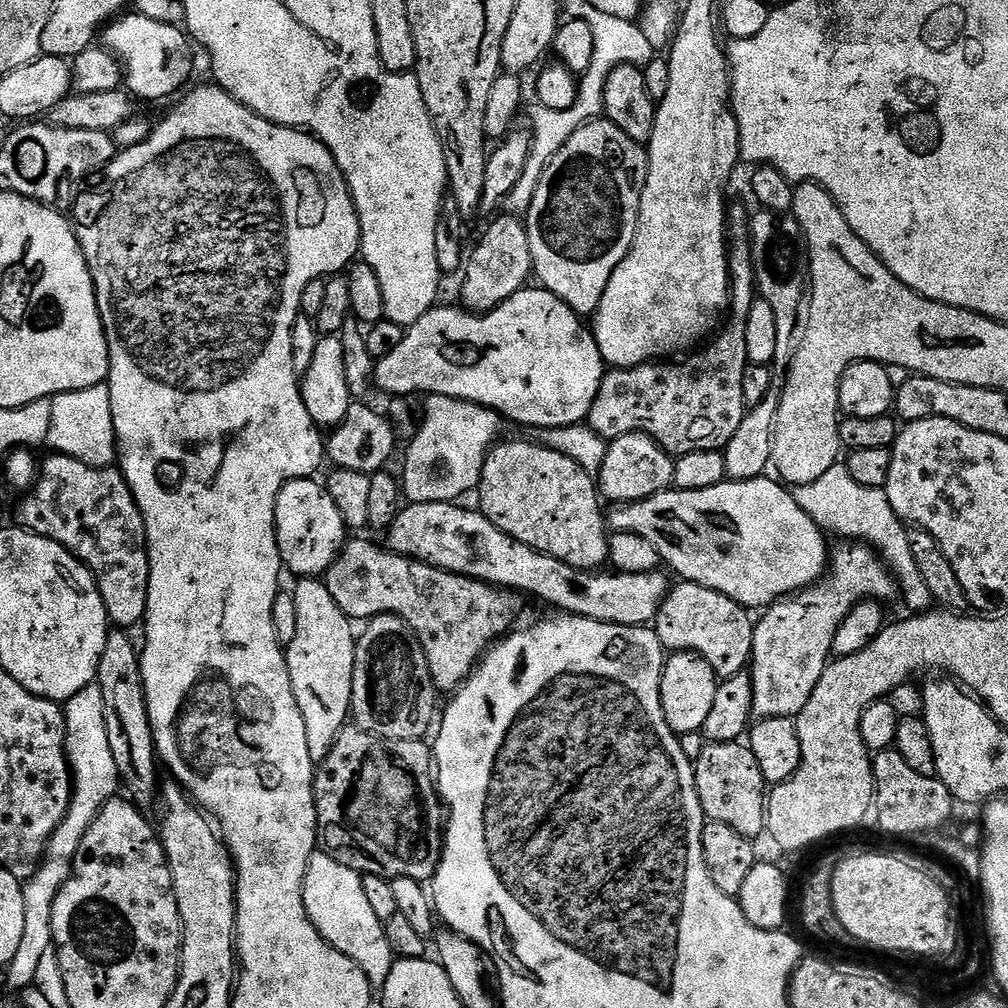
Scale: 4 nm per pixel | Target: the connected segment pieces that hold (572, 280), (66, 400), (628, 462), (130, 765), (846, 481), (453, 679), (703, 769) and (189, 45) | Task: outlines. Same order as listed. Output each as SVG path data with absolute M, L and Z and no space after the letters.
M607 118L589 120L588 123L581 126L578 130L574 130L574 134L570 134L570 138L565 144L552 155L550 162L544 165L540 181L534 190L534 198L530 202L526 213L526 227L528 237L530 238L530 254L532 255L534 276L535 279L540 279L537 281L545 290L553 292L559 300L566 306L570 306L570 310L577 312L581 318L591 317L595 313L597 306L600 305L602 294L614 274L614 270L627 258L628 252L632 248L632 243L636 237L636 223L640 217L640 195L644 189L647 177L647 151L641 145L635 144L630 138L626 138L626 134L622 134L622 130L618 130L618 126L614 126Z
M107 383L90 386L86 390L60 392L51 397L50 430L46 444L53 453L70 458L78 458L78 462L86 462L86 466L107 468L117 463L116 435L114 434L114 418L110 410L110 390Z
M631 432L609 443L606 460L602 462L598 473L598 491L605 501L613 500L613 505L633 504L636 500L650 498L656 492L663 492L673 487L674 460L656 441L651 440L645 432Z
M112 630L109 631L108 637L106 638L106 646L102 646L102 658L98 662L98 670L96 671L95 683L99 684L102 690L102 698L105 699L105 719L106 719L106 734L109 735L110 752L114 757L114 762L117 763L117 769L120 776L121 785L124 790L128 790L127 795L131 798L132 802L137 807L147 808L154 800L154 794L158 792L158 784L156 788L156 768L158 769L158 758L155 754L155 744L153 742L152 728L149 725L149 714L148 708L145 705L144 696L144 683L142 682L142 674L140 673L140 654L137 645L132 645L132 640L127 631L124 630Z
M838 462L822 474L822 478L809 484L798 484L791 489L793 498L814 518L814 522L825 533L832 532L836 538L843 538L848 542L859 542L876 549L881 560L888 566L897 585L899 595L904 595L908 603L908 612L919 614L929 611L934 601L926 582L922 582L922 574L918 571L918 564L914 562L914 554L910 551L909 529L905 521L894 514L894 506L890 506L890 498L884 493L883 488L862 486L850 478L850 470L843 463Z
M349 539L345 543L336 555L336 561L328 568L326 583L334 602L338 602L340 609L353 621L367 622L381 614L403 620L422 646L432 680L441 693L451 693L471 676L484 653L515 625L512 623L520 612L521 597L511 591L497 588L495 584L485 584L482 580L473 580L470 576L446 572L423 560L411 560L409 556L398 556L382 548L380 552L379 546L368 540Z
M735 740L717 744L705 743L694 767L698 802L708 820L726 822L726 826L749 838L765 835L766 781L762 770L758 770L758 758L754 758L747 743Z
M139 14L128 15L113 19L102 32L103 47L119 60L127 91L137 101L175 97L192 76L193 41L183 27L154 22L154 18Z

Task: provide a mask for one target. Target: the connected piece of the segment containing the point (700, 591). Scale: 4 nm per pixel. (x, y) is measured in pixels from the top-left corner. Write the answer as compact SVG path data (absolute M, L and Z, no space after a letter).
M691 582L673 583L654 621L661 649L676 654L701 656L716 672L717 677L733 676L745 671L752 659L752 629L754 620L749 609L726 598L718 588Z

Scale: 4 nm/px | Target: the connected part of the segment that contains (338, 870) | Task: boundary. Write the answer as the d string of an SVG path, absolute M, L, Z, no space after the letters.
M327 851L313 852L304 875L304 905L308 920L325 942L354 961L370 983L383 986L392 969L394 953L384 933L384 921L374 914L366 898L363 875Z

